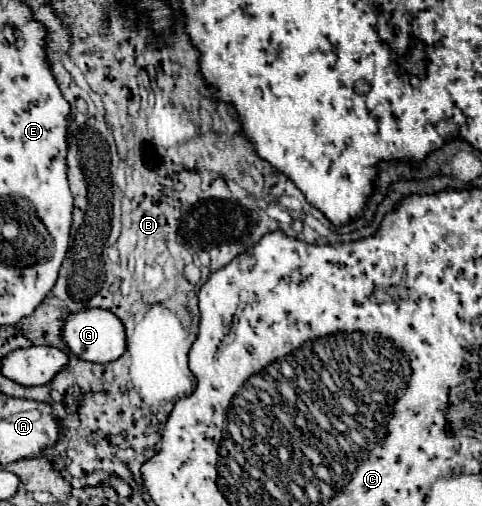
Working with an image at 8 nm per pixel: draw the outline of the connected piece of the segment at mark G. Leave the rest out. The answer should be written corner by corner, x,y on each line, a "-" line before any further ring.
86,308
80,312
70,312
60,328
60,336
72,354
88,362
106,364
118,360
126,350
126,336
124,336
122,322
112,312
102,308

